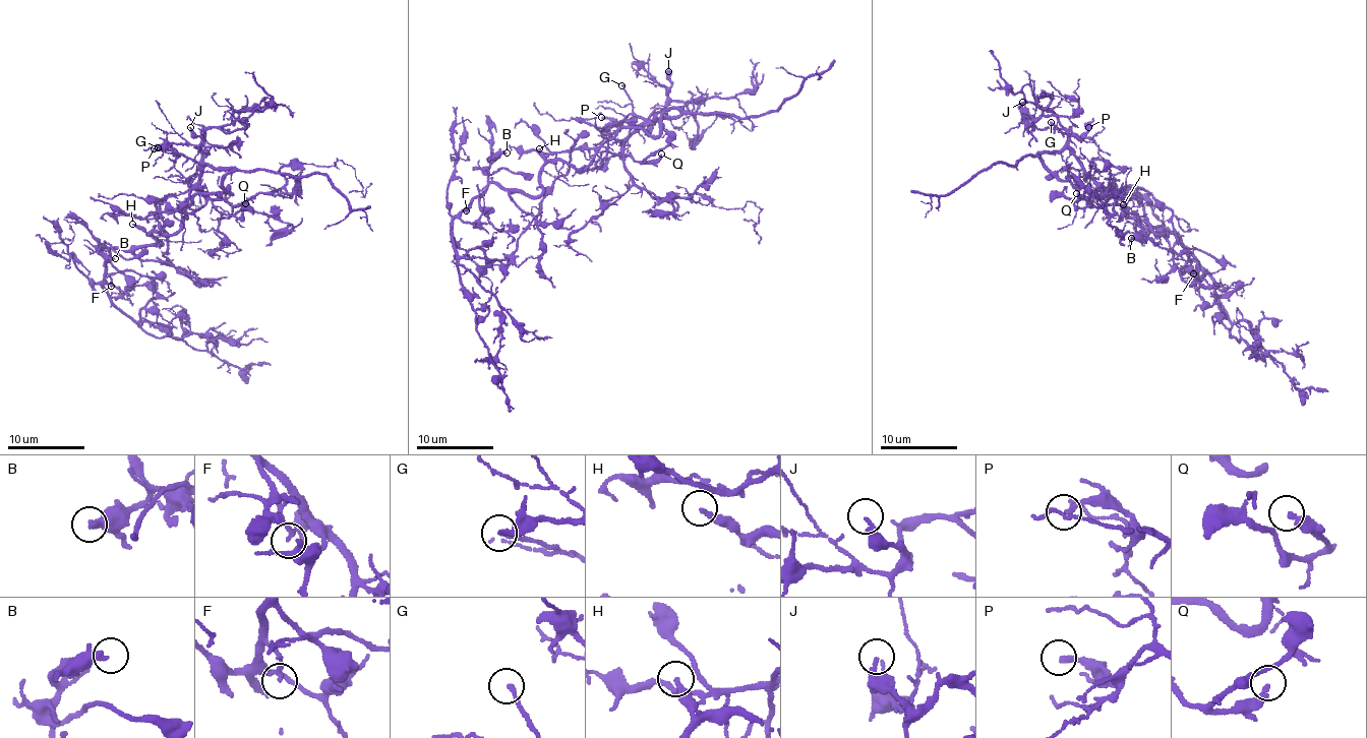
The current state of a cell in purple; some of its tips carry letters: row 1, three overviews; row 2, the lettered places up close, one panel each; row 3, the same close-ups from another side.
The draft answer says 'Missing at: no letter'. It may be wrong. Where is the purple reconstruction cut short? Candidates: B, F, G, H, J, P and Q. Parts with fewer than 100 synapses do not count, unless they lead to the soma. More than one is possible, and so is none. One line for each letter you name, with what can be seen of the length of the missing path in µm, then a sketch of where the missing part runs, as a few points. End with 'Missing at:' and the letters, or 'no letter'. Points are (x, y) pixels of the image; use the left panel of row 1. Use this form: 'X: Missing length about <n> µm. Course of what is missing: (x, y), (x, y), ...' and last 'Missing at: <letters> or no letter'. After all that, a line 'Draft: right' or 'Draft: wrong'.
Missing at: no letter
Draft: right

